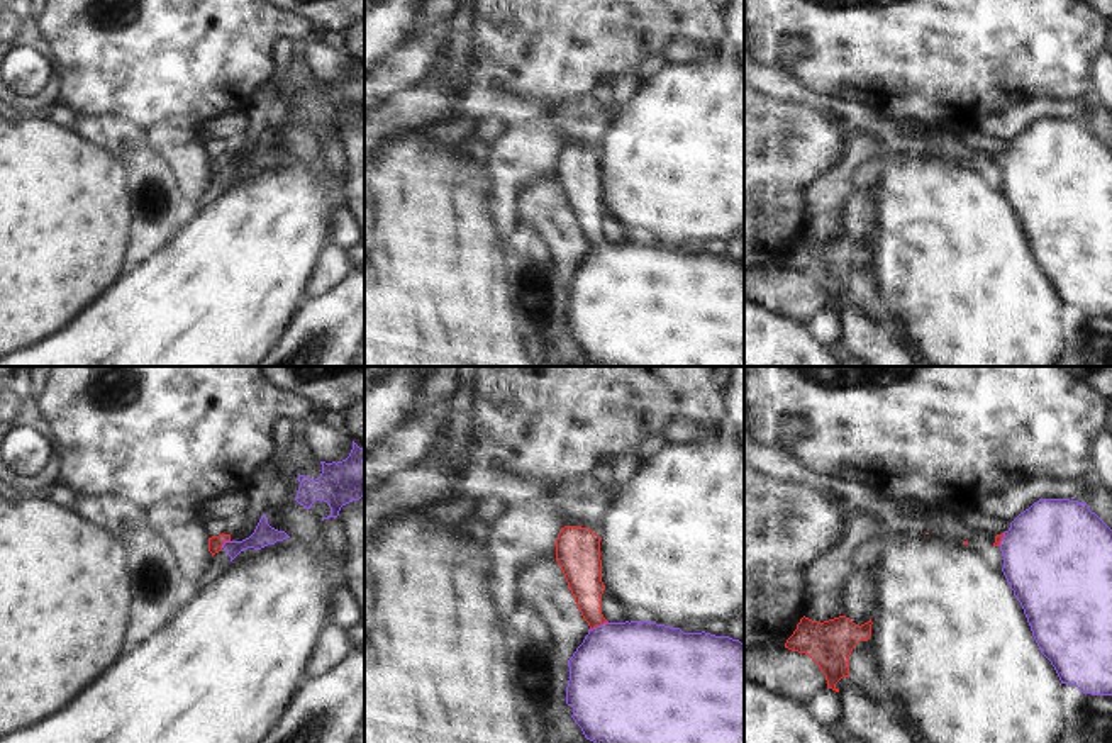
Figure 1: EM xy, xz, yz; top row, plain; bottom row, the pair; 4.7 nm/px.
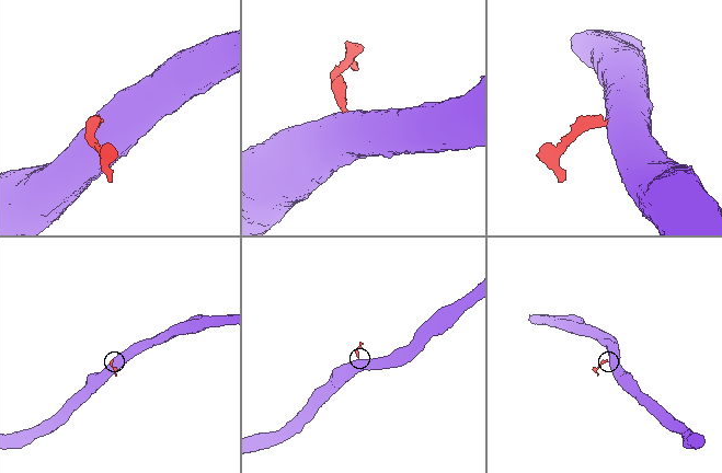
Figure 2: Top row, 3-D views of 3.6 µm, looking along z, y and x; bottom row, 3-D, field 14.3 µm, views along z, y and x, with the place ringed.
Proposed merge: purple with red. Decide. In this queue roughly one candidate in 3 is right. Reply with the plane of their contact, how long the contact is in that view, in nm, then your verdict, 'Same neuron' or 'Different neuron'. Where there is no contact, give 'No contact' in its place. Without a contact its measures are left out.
Touches purple in xz. Shared border 100 nm. Same neuron

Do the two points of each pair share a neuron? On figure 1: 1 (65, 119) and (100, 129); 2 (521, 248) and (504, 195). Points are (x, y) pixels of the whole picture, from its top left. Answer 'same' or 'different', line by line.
1: different
2: different

